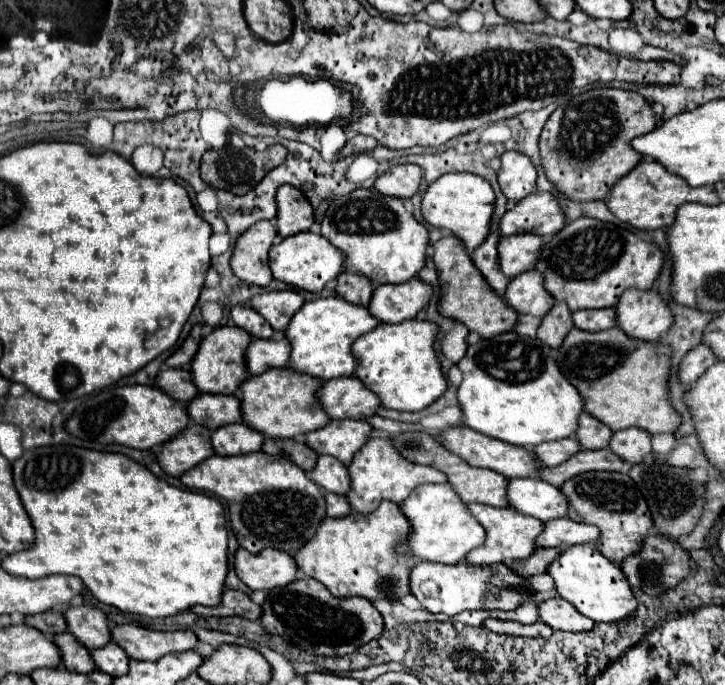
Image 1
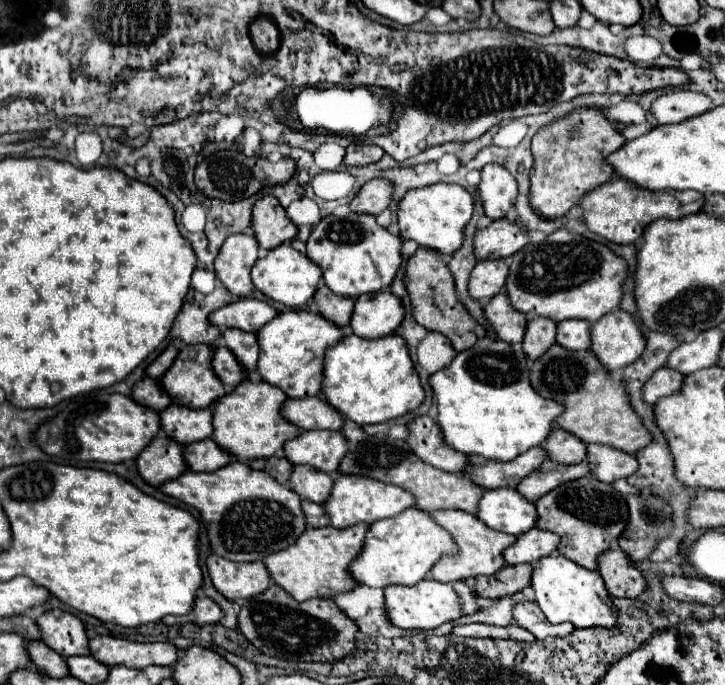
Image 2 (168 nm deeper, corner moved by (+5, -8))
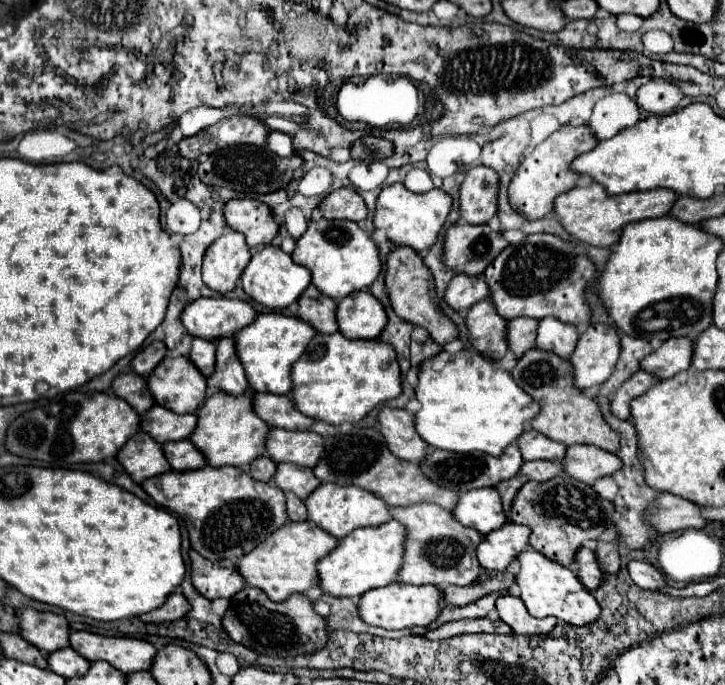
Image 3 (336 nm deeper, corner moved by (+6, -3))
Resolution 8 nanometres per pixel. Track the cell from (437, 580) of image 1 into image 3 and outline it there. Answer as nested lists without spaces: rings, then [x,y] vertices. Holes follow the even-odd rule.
[[[391,583],[387,587],[377,587],[367,591],[359,601],[359,613],[369,625],[383,629],[407,629],[415,625],[431,625],[441,613],[443,591],[435,585],[409,585],[409,583]]]

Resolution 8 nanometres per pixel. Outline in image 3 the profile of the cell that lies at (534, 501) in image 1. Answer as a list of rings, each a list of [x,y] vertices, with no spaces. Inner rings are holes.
[[[483,487],[479,491],[467,491],[459,497],[453,509],[455,519],[467,527],[475,527],[481,533],[503,527],[509,519],[501,503],[501,495],[495,487]]]

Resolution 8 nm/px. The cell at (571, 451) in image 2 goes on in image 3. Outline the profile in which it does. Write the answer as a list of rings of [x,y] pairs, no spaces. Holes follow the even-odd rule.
[[[525,431],[523,439],[519,439],[519,449],[523,451],[525,461],[535,461],[535,459],[561,461],[567,451],[563,443],[557,443],[539,431]]]

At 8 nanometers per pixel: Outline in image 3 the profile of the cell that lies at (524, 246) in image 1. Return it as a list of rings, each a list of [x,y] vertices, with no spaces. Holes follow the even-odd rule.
[[[457,273],[445,291],[445,301],[457,311],[467,311],[471,305],[475,305],[477,301],[489,295],[491,295],[491,289],[487,287],[487,281],[483,279],[483,275]]]

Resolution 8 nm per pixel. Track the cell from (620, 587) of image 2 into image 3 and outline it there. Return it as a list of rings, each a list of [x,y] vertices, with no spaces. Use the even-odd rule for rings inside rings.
[[[579,549],[579,555],[577,555],[577,563],[579,563],[579,579],[585,583],[585,587],[589,591],[595,591],[599,589],[599,585],[605,581],[603,579],[603,571],[601,571],[601,565],[597,561],[597,553],[593,549]]]

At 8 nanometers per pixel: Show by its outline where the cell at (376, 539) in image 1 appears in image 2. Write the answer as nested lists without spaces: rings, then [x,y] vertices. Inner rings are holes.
[[[356,524],[344,530],[332,526],[306,528],[296,538],[296,544],[290,544],[286,550],[266,556],[264,564],[268,566],[272,582],[284,588],[296,602],[304,602],[308,598],[332,598],[334,594],[348,592],[356,586],[356,582],[348,574],[348,566],[360,554],[366,530],[366,524]]]

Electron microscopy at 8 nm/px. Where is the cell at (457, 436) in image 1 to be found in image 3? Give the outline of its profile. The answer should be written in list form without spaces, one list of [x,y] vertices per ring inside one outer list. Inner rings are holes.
[[[385,407],[379,413],[379,423],[393,455],[407,461],[421,461],[427,457],[429,445],[415,431],[415,413],[407,409]]]

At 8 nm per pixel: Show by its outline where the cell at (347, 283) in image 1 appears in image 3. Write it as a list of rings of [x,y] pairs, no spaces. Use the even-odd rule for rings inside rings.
[[[309,285],[299,297],[299,317],[309,321],[319,333],[335,333],[337,325],[337,301],[323,295],[315,285]]]

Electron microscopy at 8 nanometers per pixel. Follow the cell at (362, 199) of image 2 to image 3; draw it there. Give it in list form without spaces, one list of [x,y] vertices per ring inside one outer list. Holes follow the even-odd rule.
[[[337,189],[319,205],[323,217],[327,219],[351,219],[351,221],[363,221],[367,219],[367,205],[363,197],[355,189]]]

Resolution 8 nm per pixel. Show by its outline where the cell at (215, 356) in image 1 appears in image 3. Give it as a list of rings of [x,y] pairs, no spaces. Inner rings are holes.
[[[187,355],[163,359],[163,363],[159,363],[159,367],[155,367],[151,377],[147,379],[147,385],[151,387],[151,395],[155,395],[157,399],[155,403],[165,405],[175,413],[195,413],[207,395],[207,379]]]

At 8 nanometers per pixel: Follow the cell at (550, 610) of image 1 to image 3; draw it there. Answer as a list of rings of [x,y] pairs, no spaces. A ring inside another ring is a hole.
[[[501,595],[497,599],[497,611],[501,621],[511,625],[513,631],[521,635],[543,635],[543,633],[549,633],[557,625],[555,617],[543,617],[543,619],[533,617],[527,611],[525,603],[513,595]]]

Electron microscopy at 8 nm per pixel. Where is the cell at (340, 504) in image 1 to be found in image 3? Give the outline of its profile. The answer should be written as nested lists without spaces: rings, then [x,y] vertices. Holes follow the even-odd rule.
[[[287,493],[285,497],[287,497],[289,519],[291,521],[305,521],[307,519],[307,507],[305,507],[305,503],[299,497],[295,497],[293,493]]]

